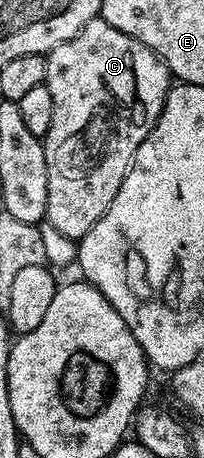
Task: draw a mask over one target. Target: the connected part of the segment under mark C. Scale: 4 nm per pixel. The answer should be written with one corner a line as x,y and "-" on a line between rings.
99,16
88,24
84,24
84,28
80,28
80,32
76,36
72,36
72,40
64,40
46,55
44,85
48,88
48,92
52,92
52,128
48,128
44,139
44,156
48,160
48,202
45,221
50,222
52,228
56,228
56,232
64,232
64,236
81,240
94,227
96,220
100,220
100,216
104,216
104,212
108,212
108,204
112,204
112,200
116,200
116,192
120,192
120,184
124,184
126,174
130,171
140,144
144,144
144,140
152,132
152,128
164,108
166,93
170,91
172,85
172,75
169,68
162,63
161,58
144,44
140,44
140,40
120,32
120,28
112,28
112,24
108,24

